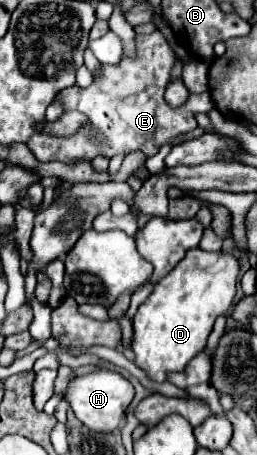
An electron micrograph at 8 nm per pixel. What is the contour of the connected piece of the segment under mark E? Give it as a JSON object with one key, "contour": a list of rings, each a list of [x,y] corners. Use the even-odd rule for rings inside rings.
{"contour":[[[155,30],[153,34],[137,34],[137,60],[123,58],[117,66],[103,66],[101,74],[93,80],[91,86],[79,88],[71,86],[59,92],[55,99],[63,103],[64,112],[79,110],[89,116],[89,124],[79,129],[79,134],[69,138],[34,134],[27,142],[28,148],[40,162],[59,161],[73,164],[73,160],[93,160],[99,154],[121,154],[131,150],[141,150],[147,156],[153,156],[169,138],[195,130],[195,114],[209,112],[213,101],[209,94],[189,96],[187,102],[179,108],[171,108],[165,102],[165,88],[171,82],[171,70],[177,64],[177,54],[165,40],[165,36]],[[71,92],[77,92],[77,106],[69,106],[67,100],[73,98]]]}

